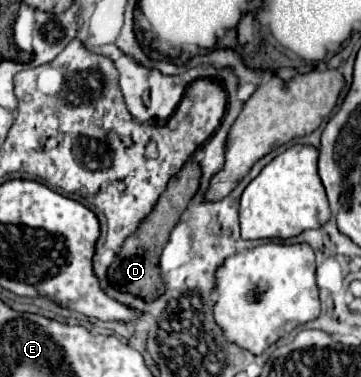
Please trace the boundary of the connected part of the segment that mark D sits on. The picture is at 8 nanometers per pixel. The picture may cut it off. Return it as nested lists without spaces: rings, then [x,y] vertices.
[[[189,160],[185,164],[185,168],[181,168],[181,172],[177,176],[173,176],[167,190],[161,194],[159,202],[155,204],[155,208],[147,216],[147,220],[141,224],[141,228],[137,228],[137,232],[133,236],[129,236],[125,240],[125,244],[121,246],[117,260],[109,268],[111,284],[115,284],[123,292],[139,294],[145,300],[155,300],[165,292],[165,284],[163,284],[161,270],[159,270],[159,256],[163,252],[163,246],[169,242],[171,230],[179,224],[179,218],[185,212],[189,200],[197,194],[199,184],[201,184],[201,166],[197,160]]]

